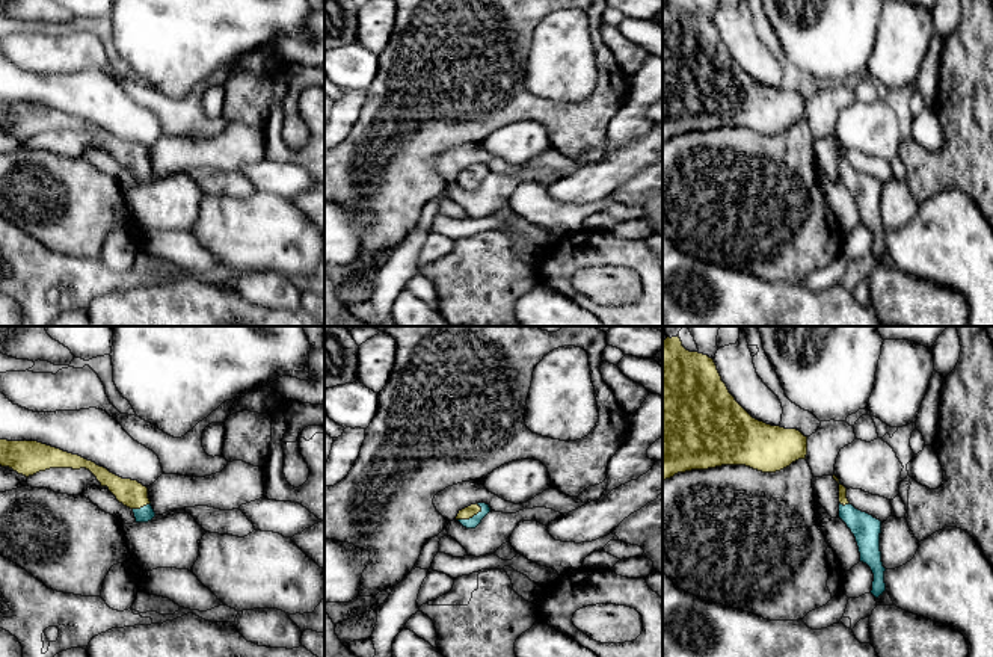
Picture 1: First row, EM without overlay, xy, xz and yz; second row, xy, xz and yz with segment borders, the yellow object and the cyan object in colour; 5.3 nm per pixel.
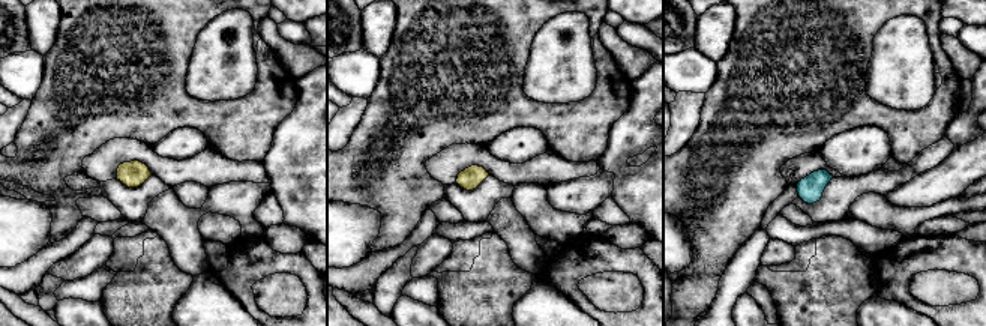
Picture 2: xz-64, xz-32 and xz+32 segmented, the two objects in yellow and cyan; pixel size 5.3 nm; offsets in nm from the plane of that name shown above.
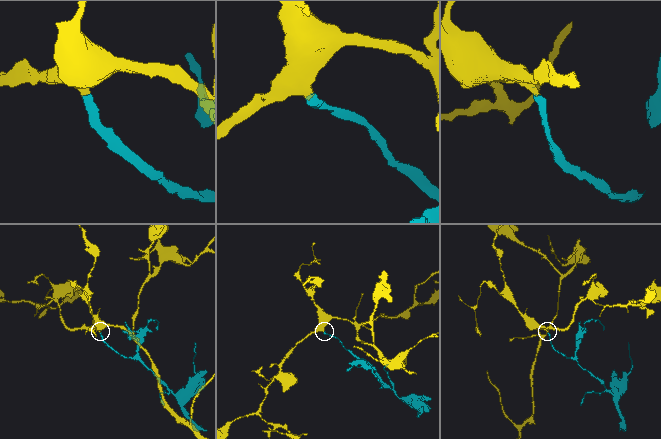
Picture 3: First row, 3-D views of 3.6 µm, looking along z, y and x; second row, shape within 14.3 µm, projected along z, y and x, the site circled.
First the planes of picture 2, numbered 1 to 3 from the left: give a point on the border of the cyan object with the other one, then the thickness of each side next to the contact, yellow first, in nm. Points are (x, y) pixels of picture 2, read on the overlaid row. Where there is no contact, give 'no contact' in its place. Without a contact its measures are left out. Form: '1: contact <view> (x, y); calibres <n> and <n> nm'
1: no contact
2: no contact
3: no contact

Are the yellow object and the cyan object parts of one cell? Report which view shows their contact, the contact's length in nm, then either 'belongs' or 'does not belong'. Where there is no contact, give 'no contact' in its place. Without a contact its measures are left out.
xz | 150 nm | belongs

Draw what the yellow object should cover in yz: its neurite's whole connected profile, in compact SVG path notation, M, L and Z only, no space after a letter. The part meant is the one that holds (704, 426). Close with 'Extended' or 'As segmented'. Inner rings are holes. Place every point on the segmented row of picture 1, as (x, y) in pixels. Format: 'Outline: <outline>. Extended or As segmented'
Outline: M679 335L663 341L663 480L721 465L776 473L806 455L807 436L753 418L729 393L712 358L687 350Z. As segmented

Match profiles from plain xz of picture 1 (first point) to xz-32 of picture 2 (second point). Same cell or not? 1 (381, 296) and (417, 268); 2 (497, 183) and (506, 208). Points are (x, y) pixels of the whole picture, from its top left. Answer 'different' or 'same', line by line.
1: different
2: different

